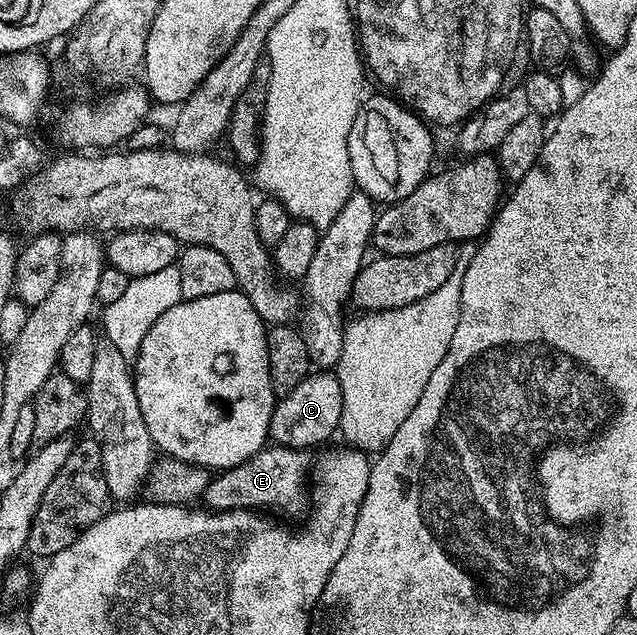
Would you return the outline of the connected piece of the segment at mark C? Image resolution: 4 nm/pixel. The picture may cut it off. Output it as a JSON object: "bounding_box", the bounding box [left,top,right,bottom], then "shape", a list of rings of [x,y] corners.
{"bounding_box":[269,372,342,450],"shape":[[[309,372],[294,392],[277,397],[270,416],[269,439],[275,445],[295,450],[308,450],[320,446],[333,433],[339,431],[342,420],[342,388],[332,372]]]}

